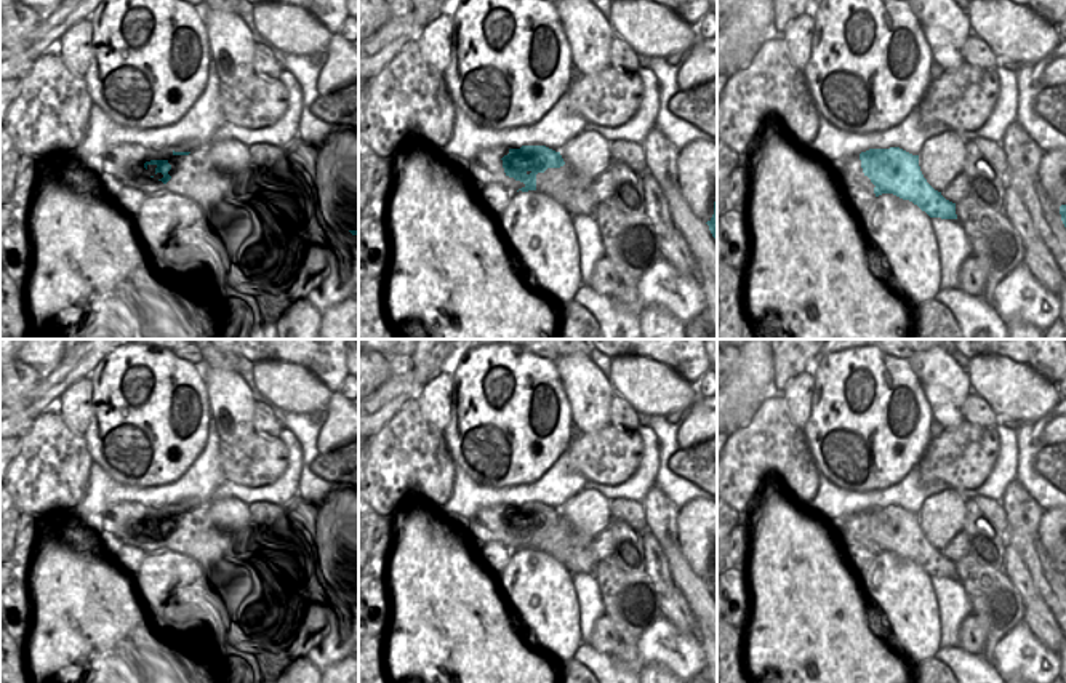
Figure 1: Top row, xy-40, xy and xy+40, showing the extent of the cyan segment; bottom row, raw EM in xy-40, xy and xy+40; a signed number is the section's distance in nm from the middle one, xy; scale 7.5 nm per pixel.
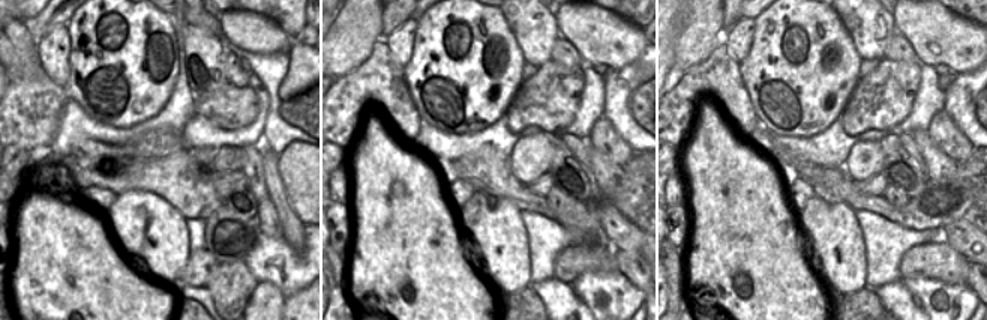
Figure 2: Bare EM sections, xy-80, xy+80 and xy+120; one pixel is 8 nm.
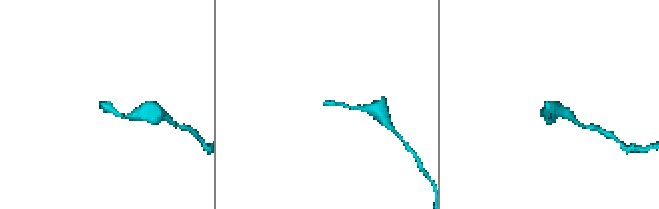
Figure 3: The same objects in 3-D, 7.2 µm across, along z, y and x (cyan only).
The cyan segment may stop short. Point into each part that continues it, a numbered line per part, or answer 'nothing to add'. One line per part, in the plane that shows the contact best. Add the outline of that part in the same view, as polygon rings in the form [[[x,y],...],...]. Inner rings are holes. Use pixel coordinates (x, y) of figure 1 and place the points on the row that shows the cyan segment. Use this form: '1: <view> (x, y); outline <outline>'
1: xy (487, 167); outline [[[509,147],[483,149],[464,168],[479,189],[485,184],[501,184],[509,192],[517,192],[525,184],[504,173],[501,158],[507,154]]]

